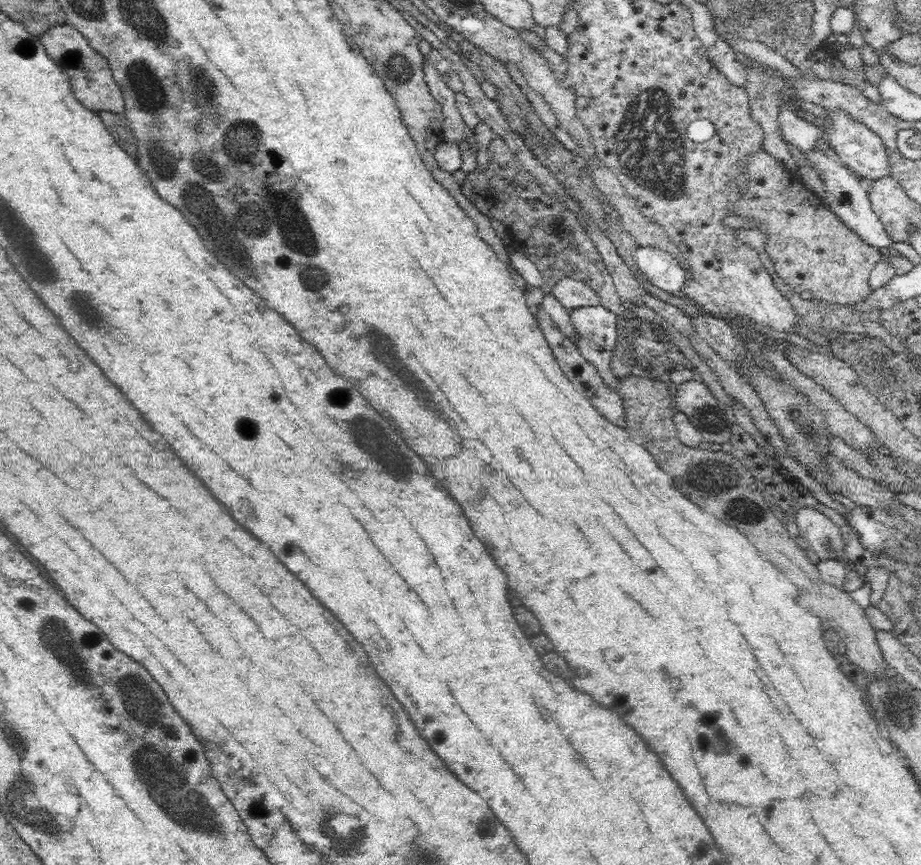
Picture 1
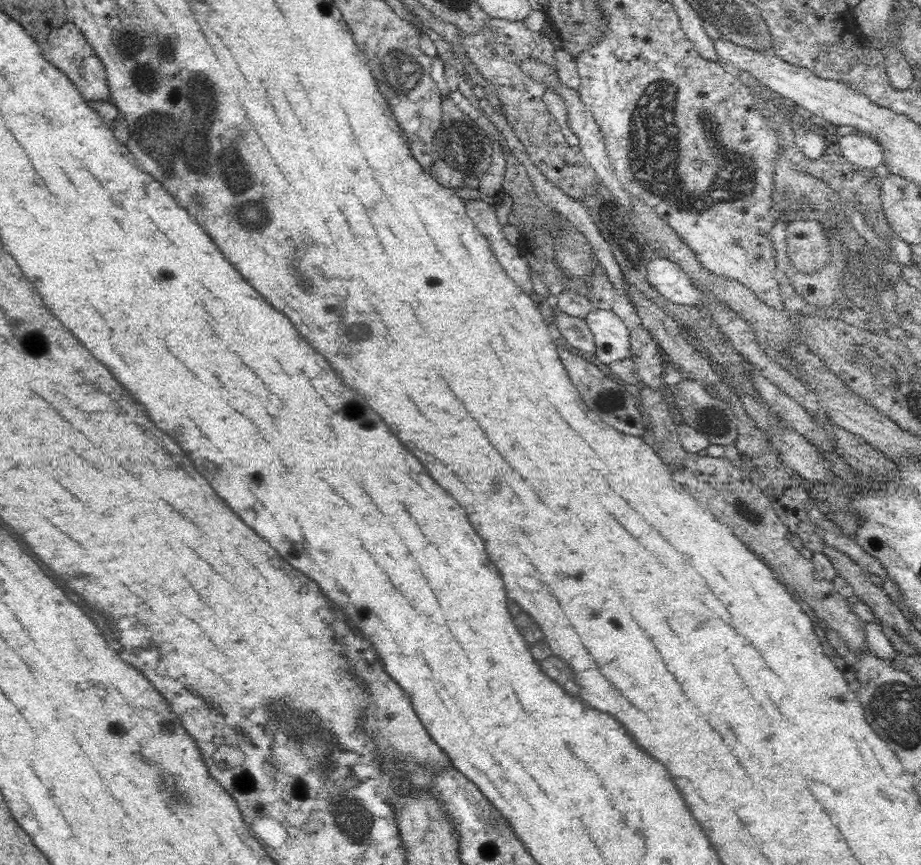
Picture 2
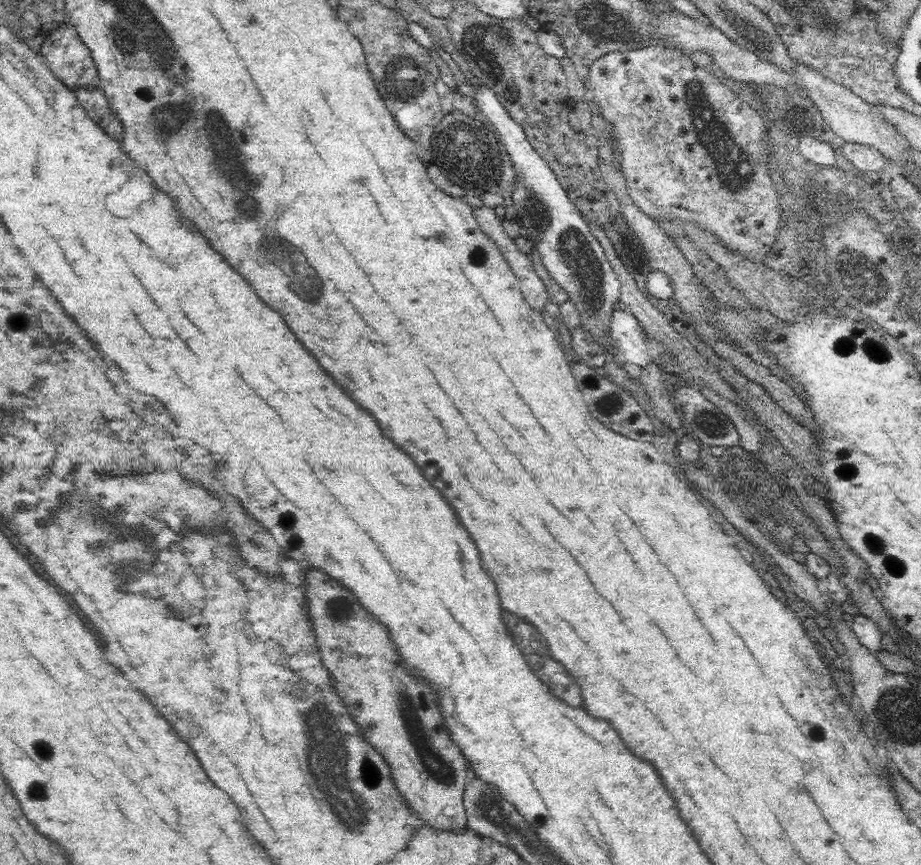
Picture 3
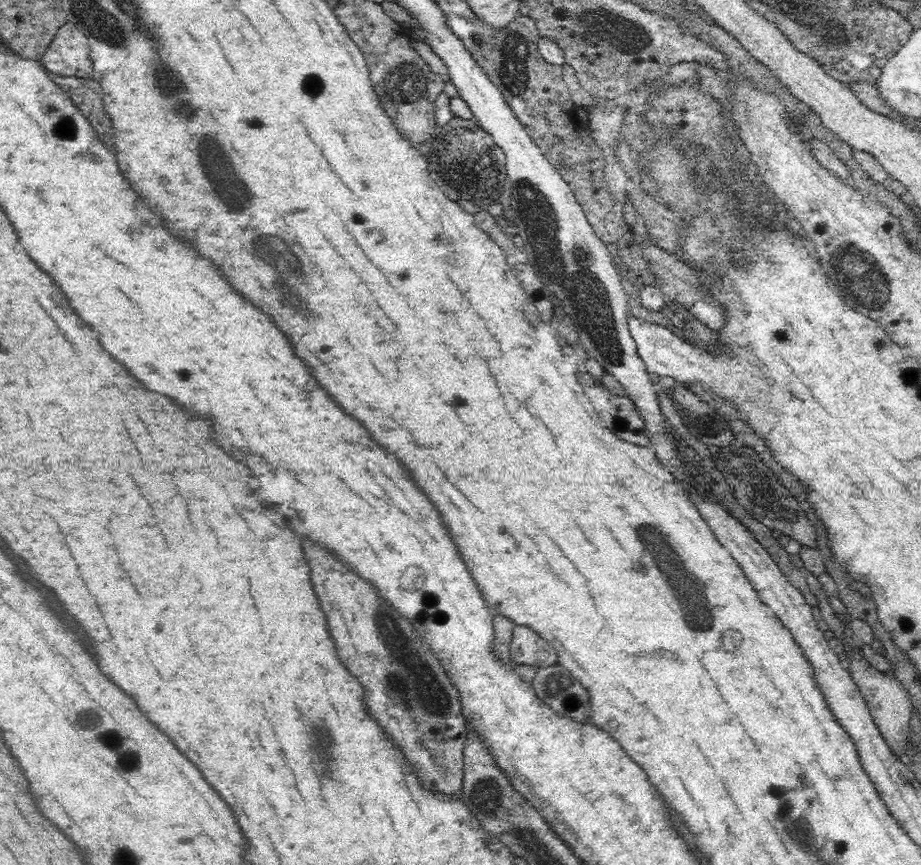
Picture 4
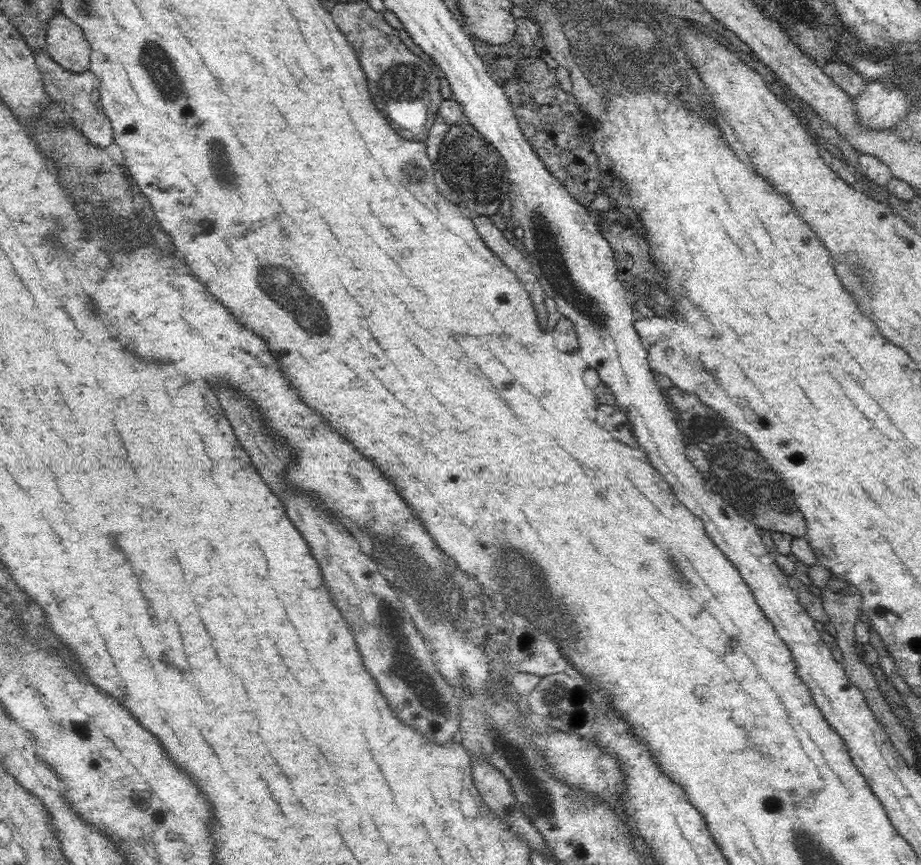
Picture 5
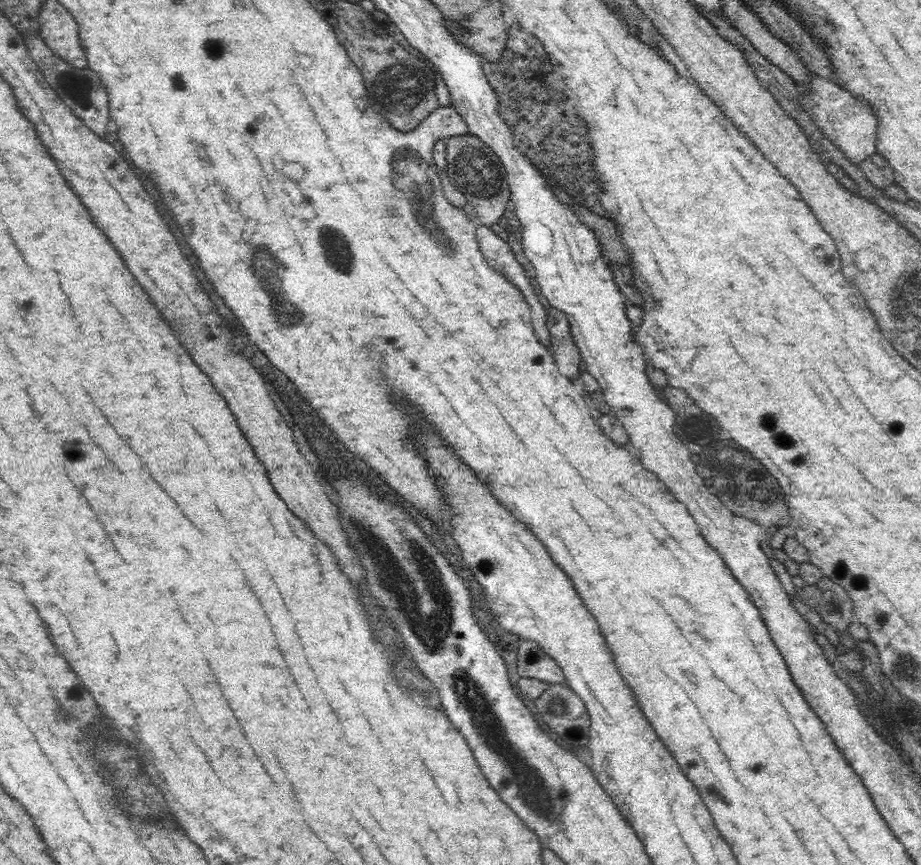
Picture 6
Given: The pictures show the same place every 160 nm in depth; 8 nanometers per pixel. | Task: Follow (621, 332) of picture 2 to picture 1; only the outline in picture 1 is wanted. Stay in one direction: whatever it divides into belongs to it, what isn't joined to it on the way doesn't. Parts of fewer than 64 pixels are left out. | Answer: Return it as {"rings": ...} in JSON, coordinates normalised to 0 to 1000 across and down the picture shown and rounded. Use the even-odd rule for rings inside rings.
{"rings":[[[634,354],[624,356],[618,361],[619,370],[623,383],[625,383],[624,399],[628,405],[636,413],[638,418],[642,418],[647,425],[649,434],[656,438],[666,451],[672,451],[671,436],[667,434],[663,425],[663,416],[667,412],[669,393],[671,393],[671,366],[664,360],[650,354]]]}

